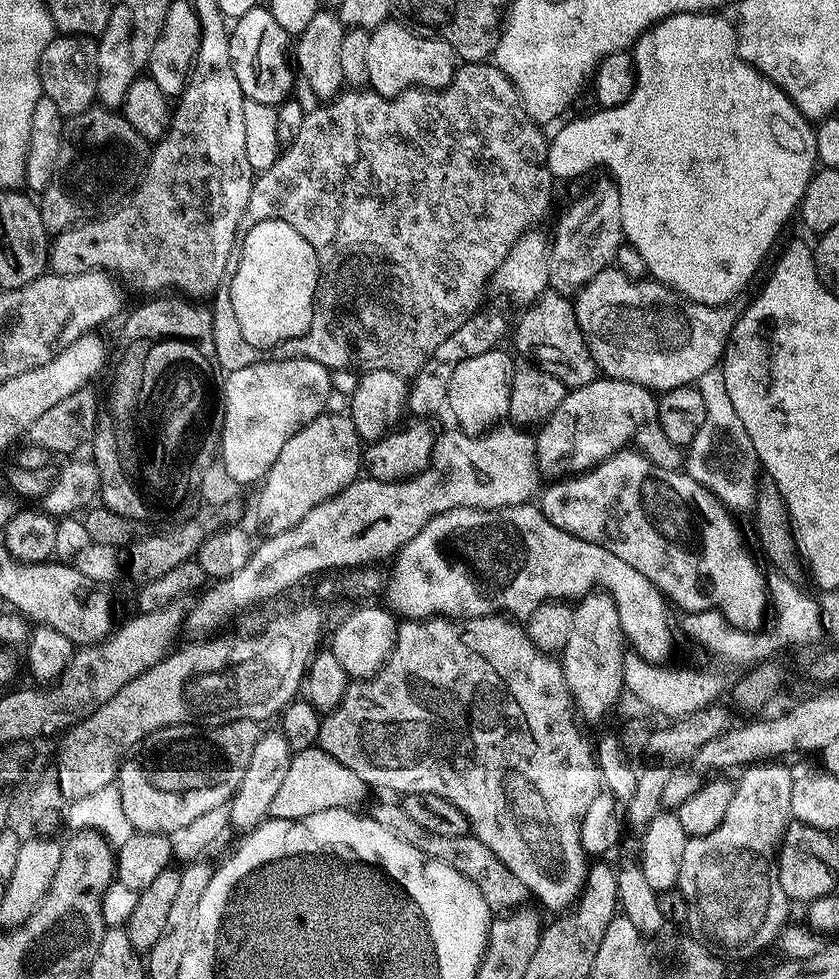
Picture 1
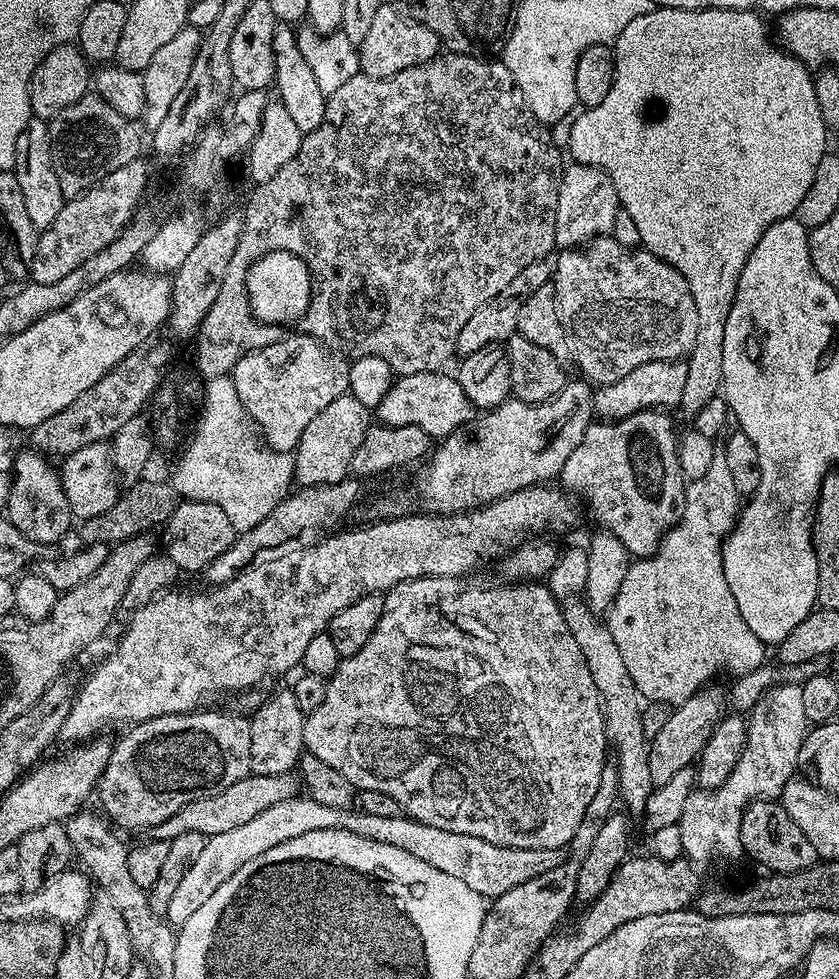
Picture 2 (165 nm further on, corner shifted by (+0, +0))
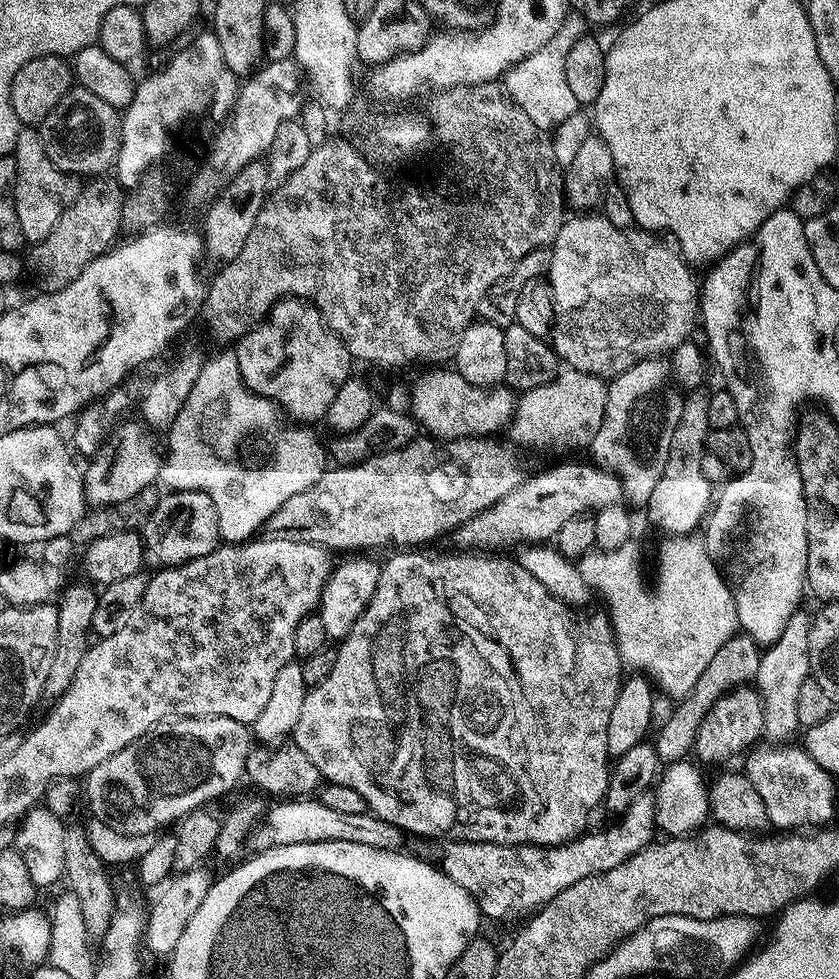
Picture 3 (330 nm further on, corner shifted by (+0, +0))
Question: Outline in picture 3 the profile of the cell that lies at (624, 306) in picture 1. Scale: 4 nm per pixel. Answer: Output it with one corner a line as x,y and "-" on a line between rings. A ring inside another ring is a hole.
576,214
576,217
565,219
562,230
558,230
556,240
550,245
552,261
546,273
548,285
552,287
552,301
554,302
554,318
552,319
552,331
550,343
556,349
556,355
569,369
585,372
591,376
611,378
630,370
643,360
663,357
665,354
675,352
679,344
685,343
692,332
692,327
698,324
698,280
692,277
693,269
689,261
680,255
675,247
667,248
659,235
639,227
619,228
605,218
603,214

